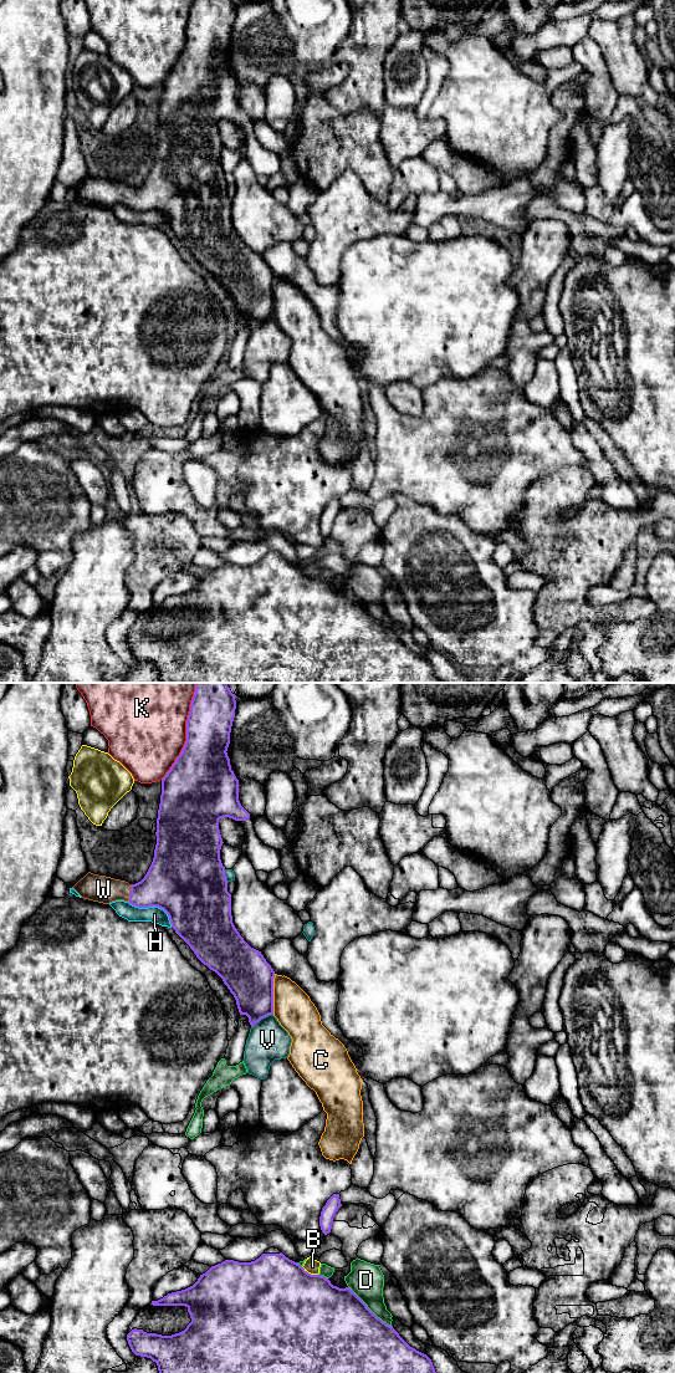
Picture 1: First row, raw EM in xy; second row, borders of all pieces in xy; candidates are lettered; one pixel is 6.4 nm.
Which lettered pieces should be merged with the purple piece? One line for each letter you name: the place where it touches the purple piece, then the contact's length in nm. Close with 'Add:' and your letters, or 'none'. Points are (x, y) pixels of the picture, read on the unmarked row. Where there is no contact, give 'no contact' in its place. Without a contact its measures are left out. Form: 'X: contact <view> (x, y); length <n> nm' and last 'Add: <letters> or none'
W: contact xy (131, 197); length 120 nm
Add: W

